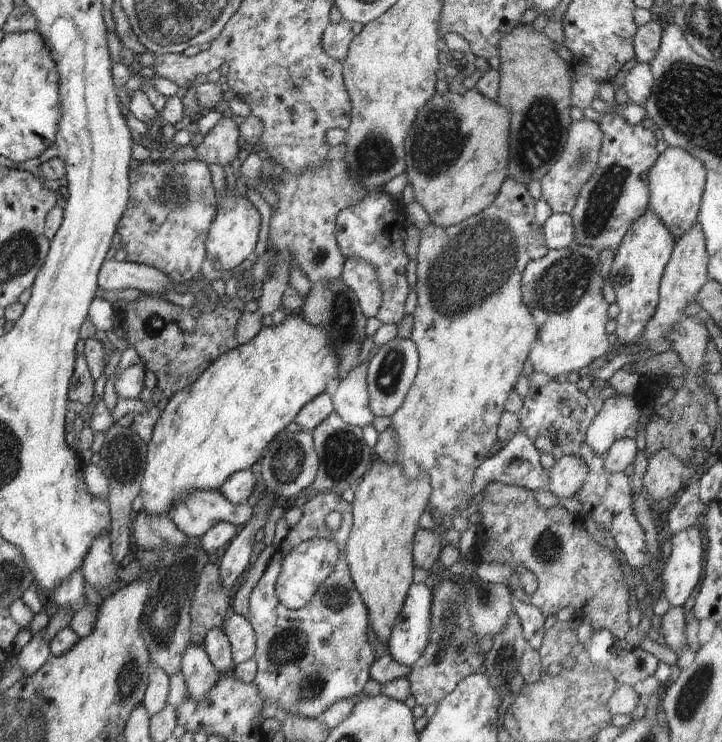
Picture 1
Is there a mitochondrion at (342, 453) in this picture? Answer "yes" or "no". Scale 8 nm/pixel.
yes

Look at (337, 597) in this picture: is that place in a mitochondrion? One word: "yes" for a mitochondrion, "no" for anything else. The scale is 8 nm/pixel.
yes

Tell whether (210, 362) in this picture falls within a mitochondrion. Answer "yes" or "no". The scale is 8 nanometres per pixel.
no

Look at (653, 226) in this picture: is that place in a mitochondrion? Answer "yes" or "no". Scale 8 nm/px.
no

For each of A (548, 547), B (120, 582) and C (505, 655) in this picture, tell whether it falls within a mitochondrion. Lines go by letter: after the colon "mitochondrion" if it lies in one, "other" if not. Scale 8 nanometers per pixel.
A: mitochondrion
B: other
C: mitochondrion

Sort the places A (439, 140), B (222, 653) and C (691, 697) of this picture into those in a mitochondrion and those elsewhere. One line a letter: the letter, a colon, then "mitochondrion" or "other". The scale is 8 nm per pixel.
A: mitochondrion
B: other
C: mitochondrion

